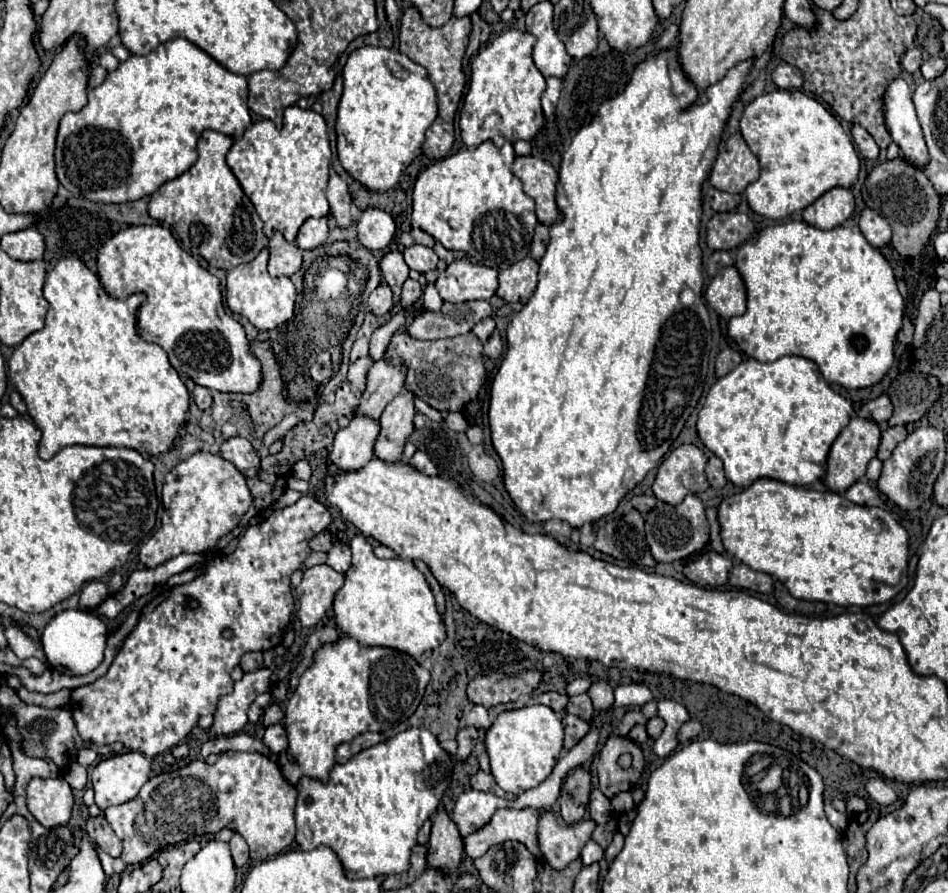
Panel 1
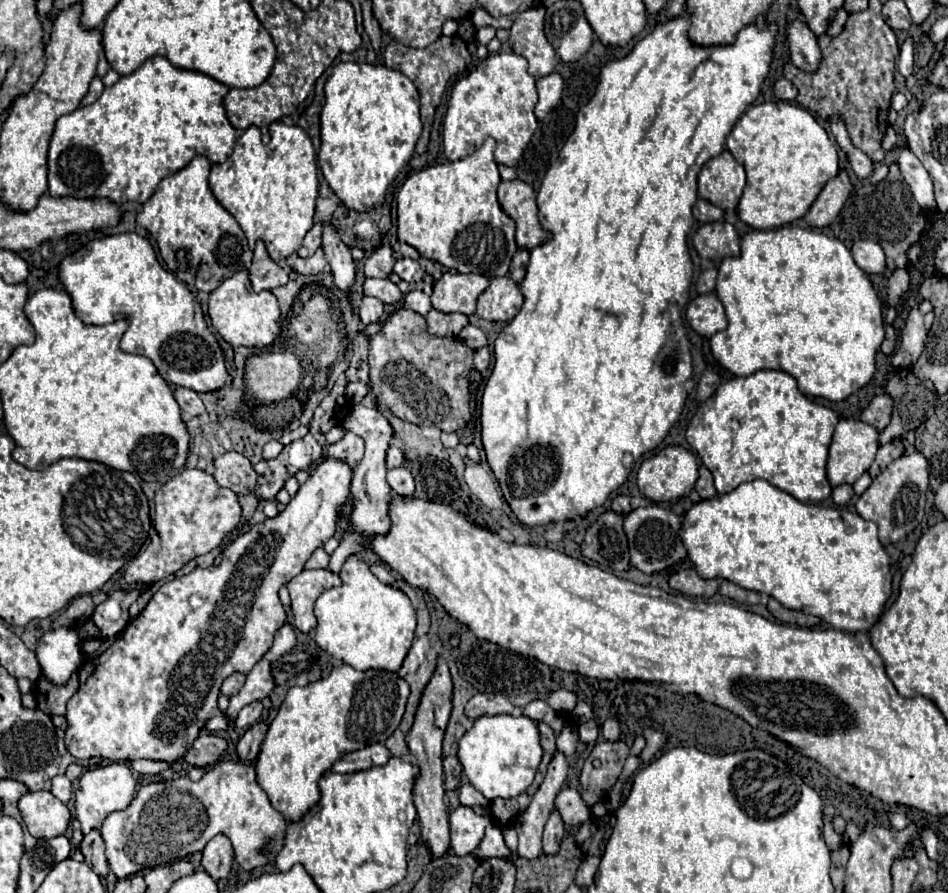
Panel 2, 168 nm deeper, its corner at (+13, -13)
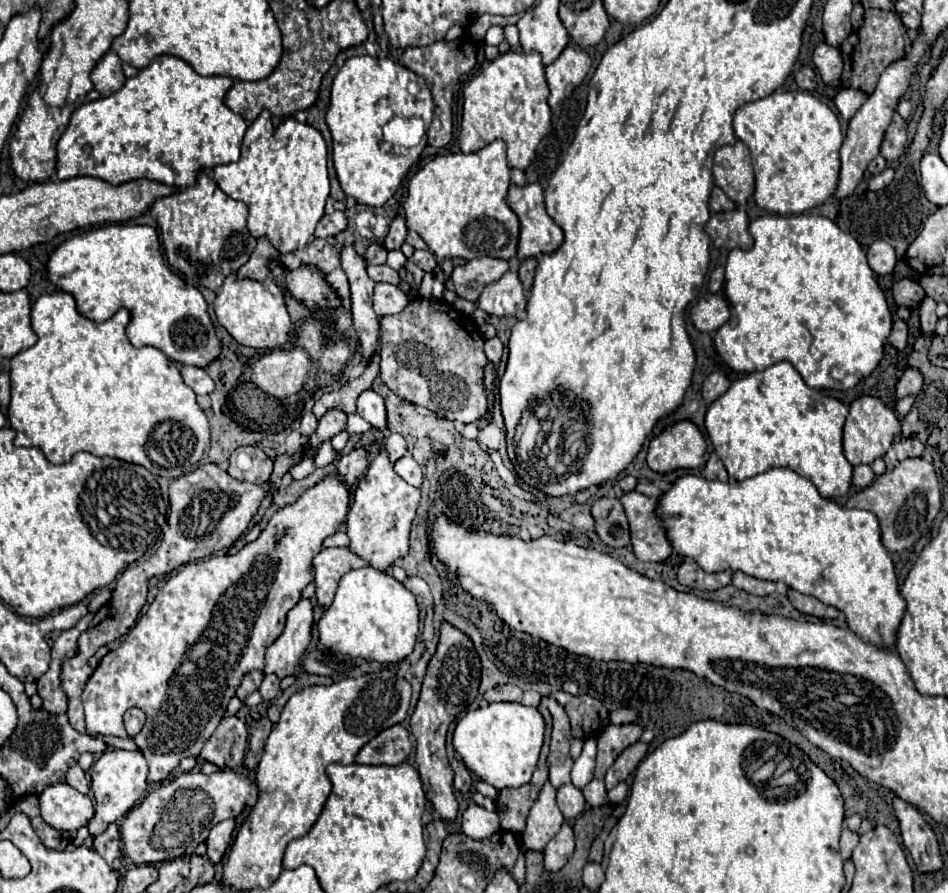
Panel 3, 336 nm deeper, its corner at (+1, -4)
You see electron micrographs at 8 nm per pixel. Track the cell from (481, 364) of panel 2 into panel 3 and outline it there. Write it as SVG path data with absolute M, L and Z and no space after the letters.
M498 337L488 339L488 341L486 341L486 347L484 347L484 353L486 353L486 357L488 357L492 363L498 363L500 357L502 357L502 353L504 353L502 341L500 341Z

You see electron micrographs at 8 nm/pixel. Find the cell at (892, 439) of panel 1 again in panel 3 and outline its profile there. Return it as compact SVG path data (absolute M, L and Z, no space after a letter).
M916 437L902 439L902 441L894 443L892 449L896 451L896 457L898 457L900 461L904 461L904 459L908 459L908 457L922 457L922 453L924 453L924 445L922 445Z

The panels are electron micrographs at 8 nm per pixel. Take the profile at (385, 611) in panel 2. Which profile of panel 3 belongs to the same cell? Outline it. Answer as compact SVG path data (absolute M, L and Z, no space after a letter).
M364 567L340 579L334 603L324 609L318 629L320 643L334 653L378 663L398 663L414 651L418 637L418 605L414 595L392 575Z

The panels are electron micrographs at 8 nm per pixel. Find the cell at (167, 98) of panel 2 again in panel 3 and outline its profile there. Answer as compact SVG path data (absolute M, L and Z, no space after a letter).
M156 57L136 77L126 79L120 91L112 93L110 97L84 103L72 113L70 123L56 145L58 179L90 175L112 185L134 179L150 179L176 187L194 185L204 169L234 163L240 157L240 143L246 133L246 121L224 105L224 95L230 87L232 79L228 77L202 77L178 57Z

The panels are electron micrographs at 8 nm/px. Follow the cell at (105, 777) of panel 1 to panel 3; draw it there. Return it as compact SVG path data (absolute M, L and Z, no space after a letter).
M108 749L92 765L90 775L92 775L92 793L94 793L94 803L96 803L96 815L88 823L88 833L92 837L96 837L96 835L104 833L110 823L120 821L134 807L134 803L144 795L144 791L148 787L146 785L148 765L146 765L146 759L140 751Z

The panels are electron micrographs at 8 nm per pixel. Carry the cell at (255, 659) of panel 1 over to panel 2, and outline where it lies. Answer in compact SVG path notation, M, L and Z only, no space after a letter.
M240 672L228 676L228 678L224 680L224 684L222 684L222 694L224 694L224 696L232 696L232 694L236 694L236 692L244 686L244 680L246 680L246 676L240 674Z

